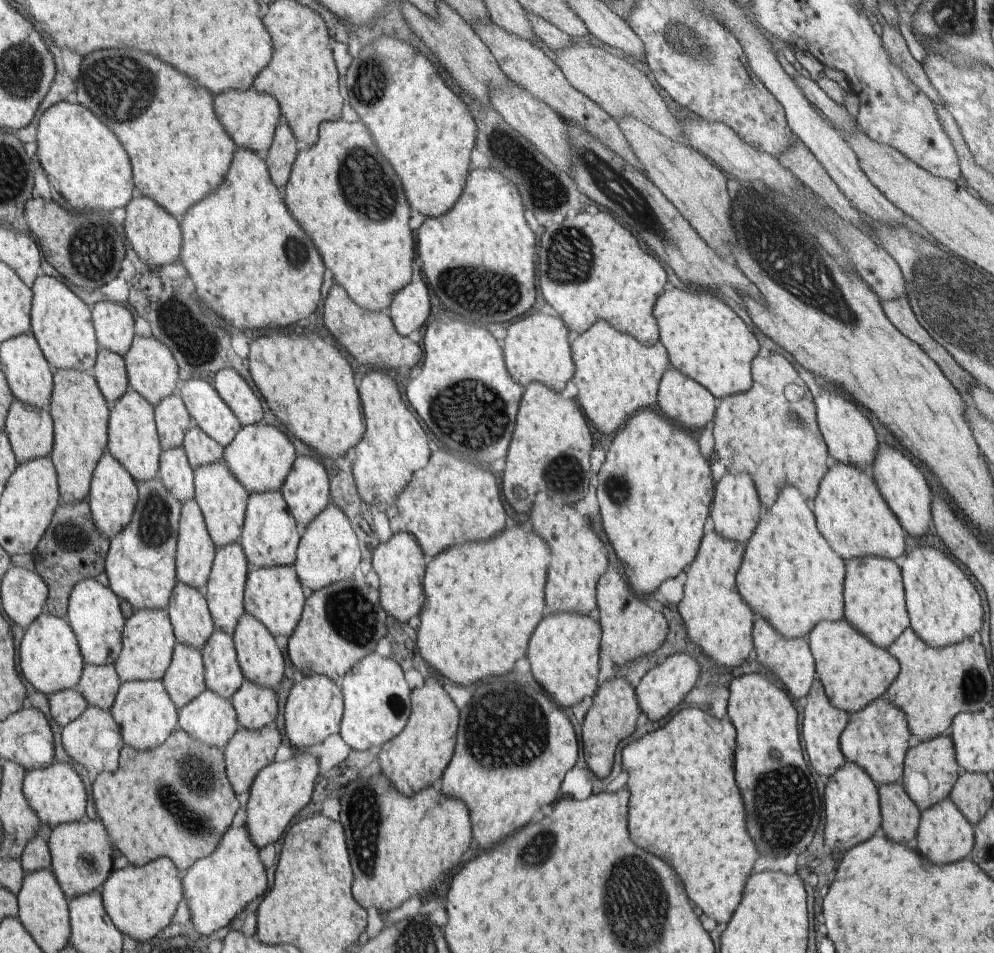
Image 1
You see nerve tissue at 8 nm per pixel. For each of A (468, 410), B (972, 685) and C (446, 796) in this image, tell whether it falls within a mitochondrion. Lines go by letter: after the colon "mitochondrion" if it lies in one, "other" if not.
A: mitochondrion
B: mitochondrion
C: other

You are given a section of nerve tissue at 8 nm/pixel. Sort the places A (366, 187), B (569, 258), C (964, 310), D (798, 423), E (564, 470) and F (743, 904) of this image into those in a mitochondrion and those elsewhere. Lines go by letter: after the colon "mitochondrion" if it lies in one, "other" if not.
A: mitochondrion
B: mitochondrion
C: mitochondrion
D: mitochondrion
E: mitochondrion
F: other

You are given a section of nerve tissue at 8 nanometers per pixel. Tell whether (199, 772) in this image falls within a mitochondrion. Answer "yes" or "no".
yes

